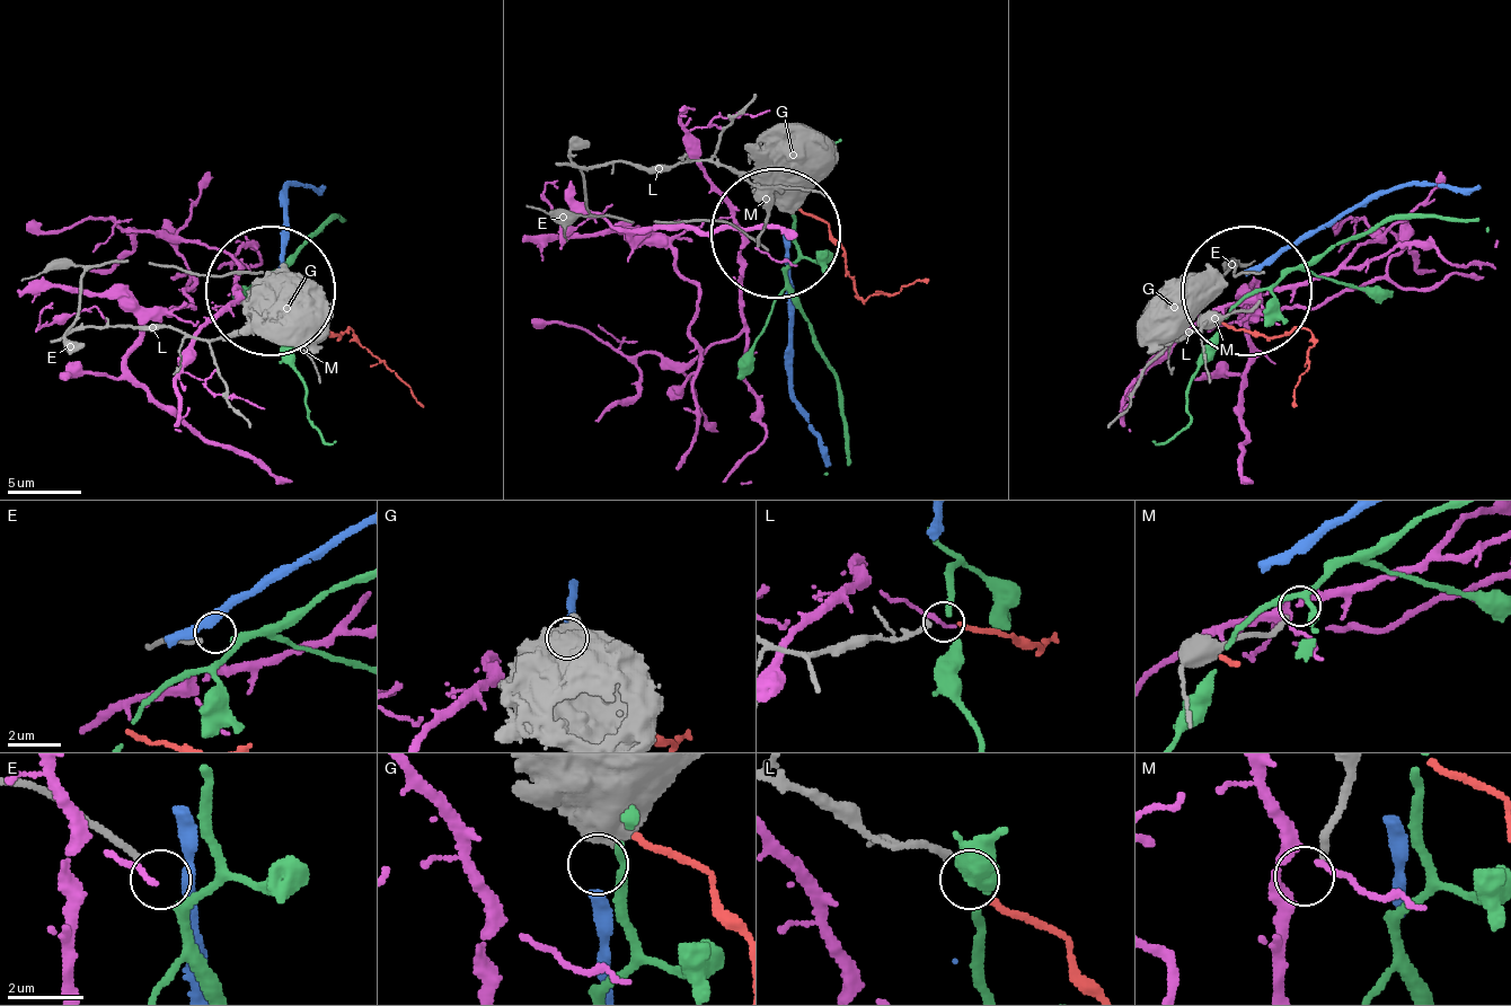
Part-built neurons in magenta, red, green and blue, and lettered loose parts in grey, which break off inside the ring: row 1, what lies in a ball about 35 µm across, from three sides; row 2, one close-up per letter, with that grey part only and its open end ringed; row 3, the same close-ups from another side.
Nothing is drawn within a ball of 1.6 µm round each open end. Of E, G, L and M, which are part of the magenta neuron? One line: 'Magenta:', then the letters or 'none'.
Magenta: none

